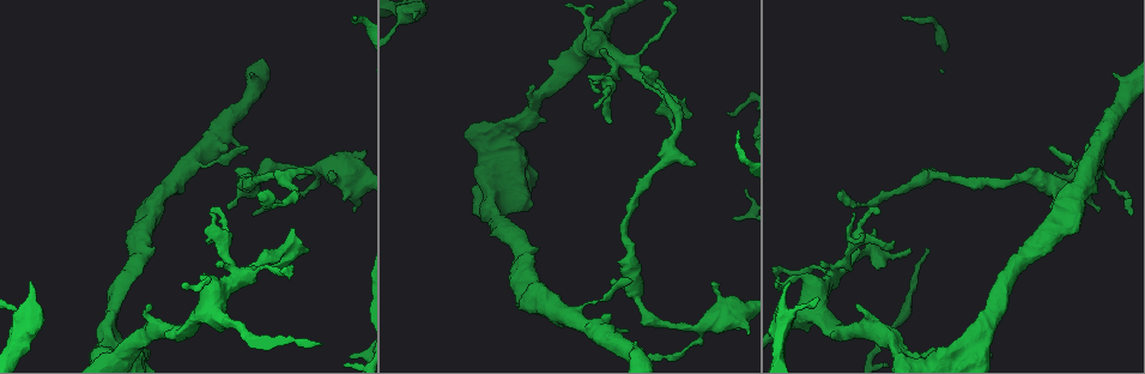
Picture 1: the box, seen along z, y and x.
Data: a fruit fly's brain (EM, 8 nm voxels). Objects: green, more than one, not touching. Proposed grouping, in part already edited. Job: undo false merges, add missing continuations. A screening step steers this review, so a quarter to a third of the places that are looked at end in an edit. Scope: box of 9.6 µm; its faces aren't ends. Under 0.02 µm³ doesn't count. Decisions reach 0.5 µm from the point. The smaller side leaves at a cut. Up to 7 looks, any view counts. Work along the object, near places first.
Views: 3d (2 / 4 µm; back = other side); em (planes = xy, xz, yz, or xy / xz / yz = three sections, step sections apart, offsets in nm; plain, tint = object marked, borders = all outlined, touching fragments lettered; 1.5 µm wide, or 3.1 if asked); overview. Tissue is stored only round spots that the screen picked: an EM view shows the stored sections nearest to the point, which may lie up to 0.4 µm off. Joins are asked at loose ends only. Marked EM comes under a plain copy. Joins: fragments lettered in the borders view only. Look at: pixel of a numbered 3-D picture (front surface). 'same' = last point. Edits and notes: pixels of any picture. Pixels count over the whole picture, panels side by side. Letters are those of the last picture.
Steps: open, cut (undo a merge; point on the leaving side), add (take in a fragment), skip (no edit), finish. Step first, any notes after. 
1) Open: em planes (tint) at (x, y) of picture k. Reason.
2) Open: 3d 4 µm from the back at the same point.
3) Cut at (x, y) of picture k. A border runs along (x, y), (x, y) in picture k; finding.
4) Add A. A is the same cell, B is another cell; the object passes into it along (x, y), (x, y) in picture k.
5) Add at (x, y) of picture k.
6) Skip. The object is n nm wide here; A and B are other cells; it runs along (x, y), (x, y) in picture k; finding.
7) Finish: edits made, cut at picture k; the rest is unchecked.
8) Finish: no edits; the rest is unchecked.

Open: 3d 4 µm at (839, 194) of picture 1. Branch stops here.

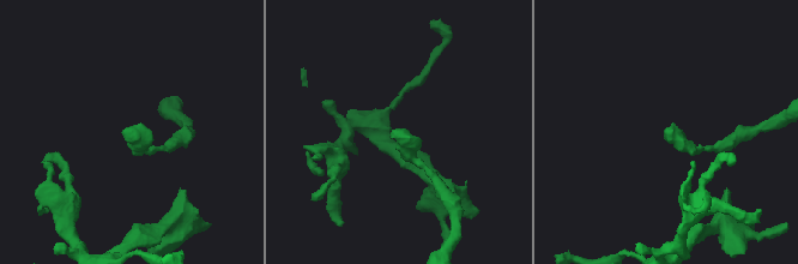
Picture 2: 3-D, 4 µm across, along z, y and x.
Open: em planes (tint) at (670, 130) of picture 2. Shape alone is not enough.

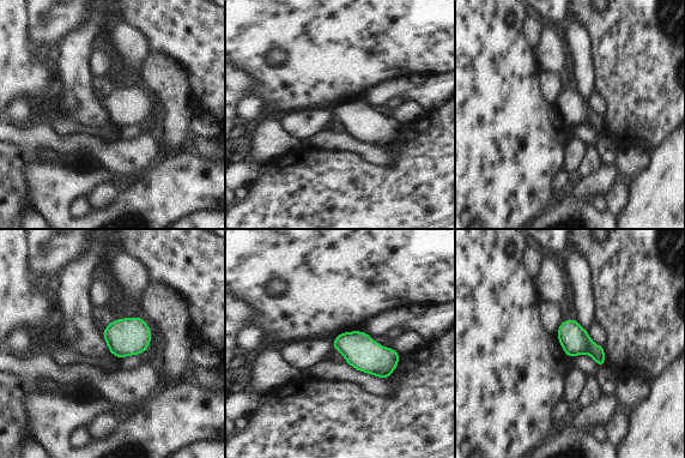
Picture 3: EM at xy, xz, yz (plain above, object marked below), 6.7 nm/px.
Open: em planes (borders) at the same point. See the neighbours.

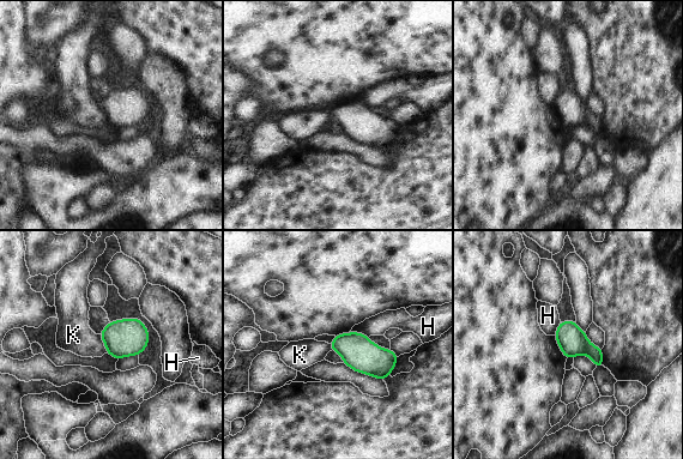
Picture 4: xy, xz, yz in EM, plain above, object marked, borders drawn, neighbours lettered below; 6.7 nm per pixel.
Skip. The longest contact is with K, 140 nm; H and K are other cells; a border runs along (350, 331), (360, 331), (368, 337) in picture 4; no lettered fragment goes on from it.

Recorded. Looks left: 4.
Open: 3d 2 µm at (631, 282) of picture 1. Tapers out.

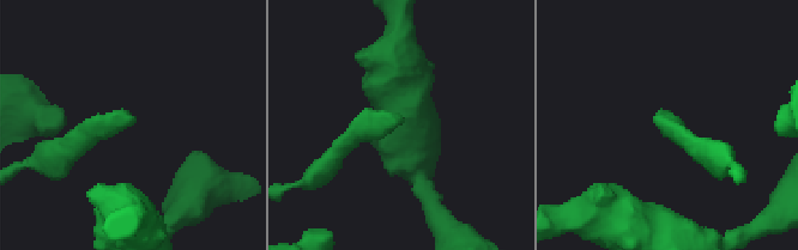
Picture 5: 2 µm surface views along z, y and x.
Open: em xz step 4 (borders) at (664, 115) of picture 5.

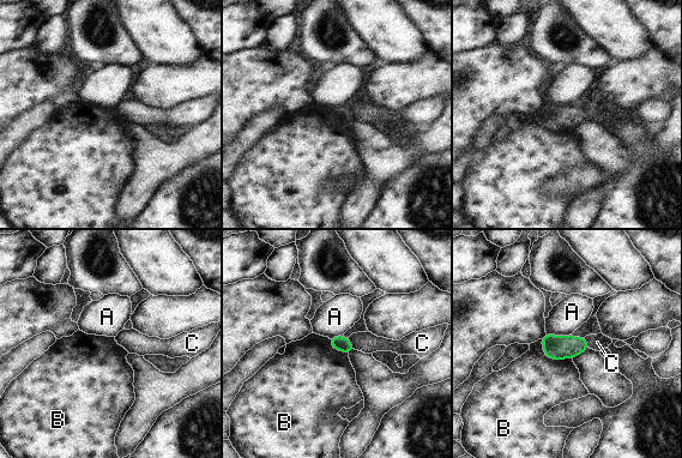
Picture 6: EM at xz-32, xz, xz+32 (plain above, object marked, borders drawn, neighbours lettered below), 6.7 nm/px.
Skip. The object is 110 nm wide here; A, B and C are other cells; a border runs along (541, 338), (549, 359), (572, 359) in picture 6; no lettered fragment goes on from it.

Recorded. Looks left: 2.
Finish: no edits; the rest is unchecked.

